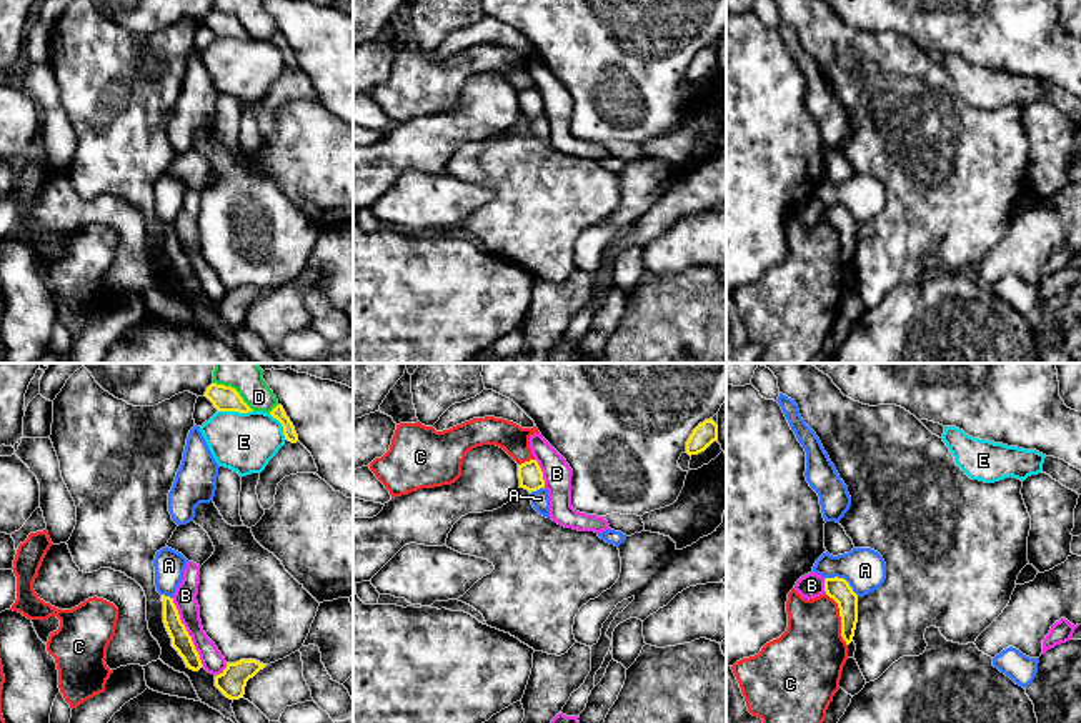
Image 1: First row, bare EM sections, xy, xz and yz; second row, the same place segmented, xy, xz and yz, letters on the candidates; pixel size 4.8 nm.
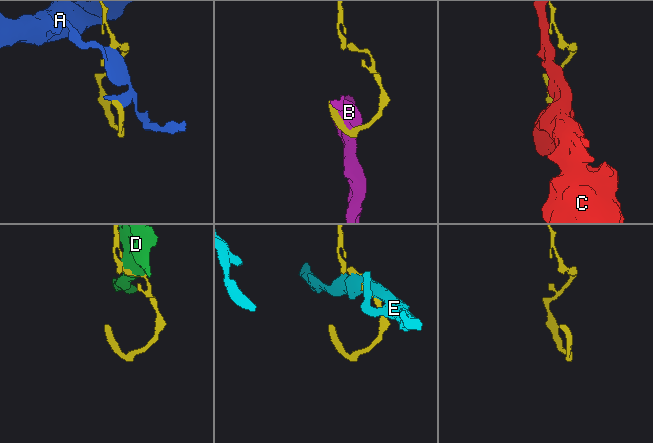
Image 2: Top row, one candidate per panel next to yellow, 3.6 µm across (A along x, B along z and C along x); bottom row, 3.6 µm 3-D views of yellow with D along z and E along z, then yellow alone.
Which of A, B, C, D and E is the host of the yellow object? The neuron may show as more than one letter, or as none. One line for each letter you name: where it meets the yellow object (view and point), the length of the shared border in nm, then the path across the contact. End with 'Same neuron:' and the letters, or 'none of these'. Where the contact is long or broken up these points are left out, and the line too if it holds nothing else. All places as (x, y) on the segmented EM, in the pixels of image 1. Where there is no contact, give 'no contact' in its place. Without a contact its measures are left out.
A: contact yz (843, 578); length 190 nm
Same neuron: A

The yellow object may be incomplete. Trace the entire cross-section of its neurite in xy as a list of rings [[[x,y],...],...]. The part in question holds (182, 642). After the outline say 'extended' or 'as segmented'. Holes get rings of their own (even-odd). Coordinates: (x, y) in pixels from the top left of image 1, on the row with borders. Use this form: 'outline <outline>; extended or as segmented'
outline [[[168,546],[157,551],[153,560],[155,586],[157,591],[162,595],[163,623],[172,638],[172,646],[183,658],[187,668],[198,671],[203,666],[200,655],[195,650],[192,636],[188,635],[185,625],[182,623],[178,610],[173,603],[173,595],[183,580],[183,570],[187,563],[188,560],[182,553]]]; extended

